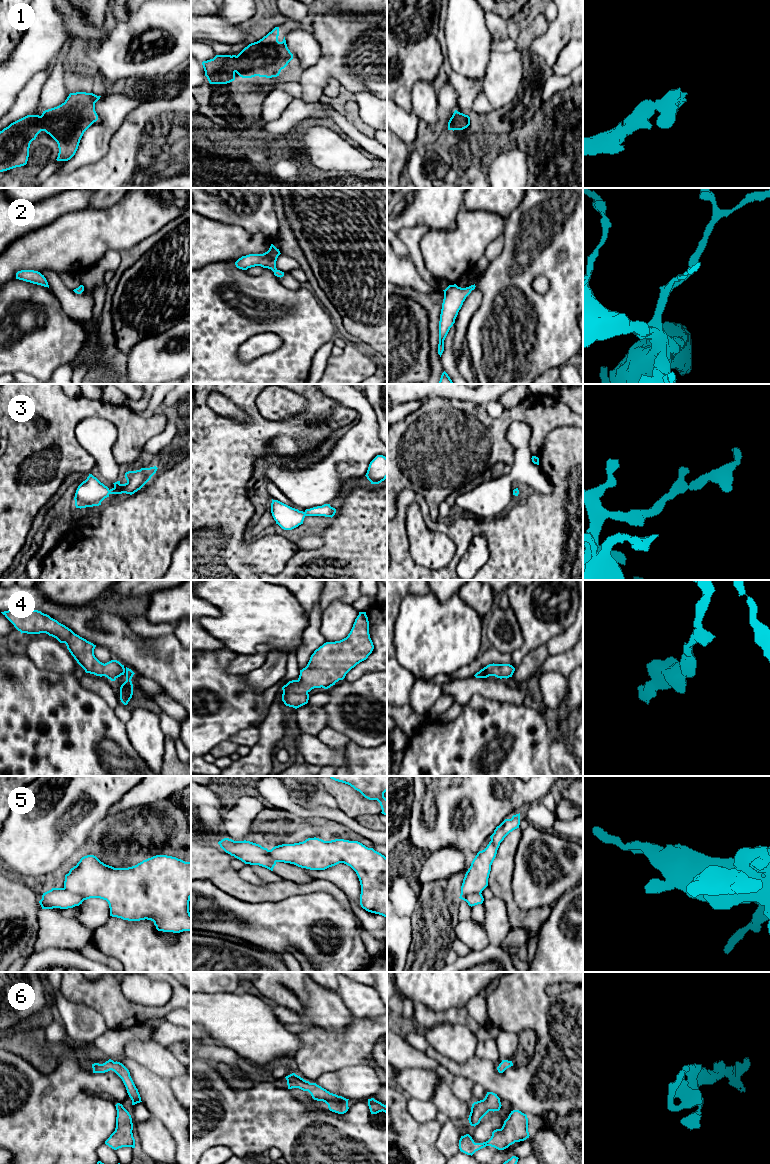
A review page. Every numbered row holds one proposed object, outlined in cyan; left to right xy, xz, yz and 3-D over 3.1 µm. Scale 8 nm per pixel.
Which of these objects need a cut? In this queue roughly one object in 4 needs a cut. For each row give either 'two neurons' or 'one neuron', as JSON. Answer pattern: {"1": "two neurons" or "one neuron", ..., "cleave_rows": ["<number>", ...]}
{"1": "one neuron", "2": "one neuron", "3": "one neuron", "4": "one neuron", "5": "two neurons", "6": "one neuron", "cleave_rows": ["5"]}

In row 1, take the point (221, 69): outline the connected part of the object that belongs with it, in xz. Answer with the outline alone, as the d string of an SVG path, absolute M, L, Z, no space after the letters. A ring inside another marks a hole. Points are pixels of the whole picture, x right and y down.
M275 27L257 42L249 44L237 56L216 55L203 61L202 65L210 84L227 84L235 80L237 73L242 78L255 76L272 78L293 59L285 37L278 41L279 27Z

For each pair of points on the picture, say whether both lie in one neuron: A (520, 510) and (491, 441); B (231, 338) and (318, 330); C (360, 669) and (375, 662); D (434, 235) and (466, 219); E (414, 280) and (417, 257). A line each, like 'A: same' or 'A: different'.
A: different
B: same
C: same
D: same
E: different

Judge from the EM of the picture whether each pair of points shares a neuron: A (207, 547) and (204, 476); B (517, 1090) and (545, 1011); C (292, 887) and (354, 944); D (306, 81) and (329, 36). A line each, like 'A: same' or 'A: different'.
A: same
B: same
C: different
D: same

